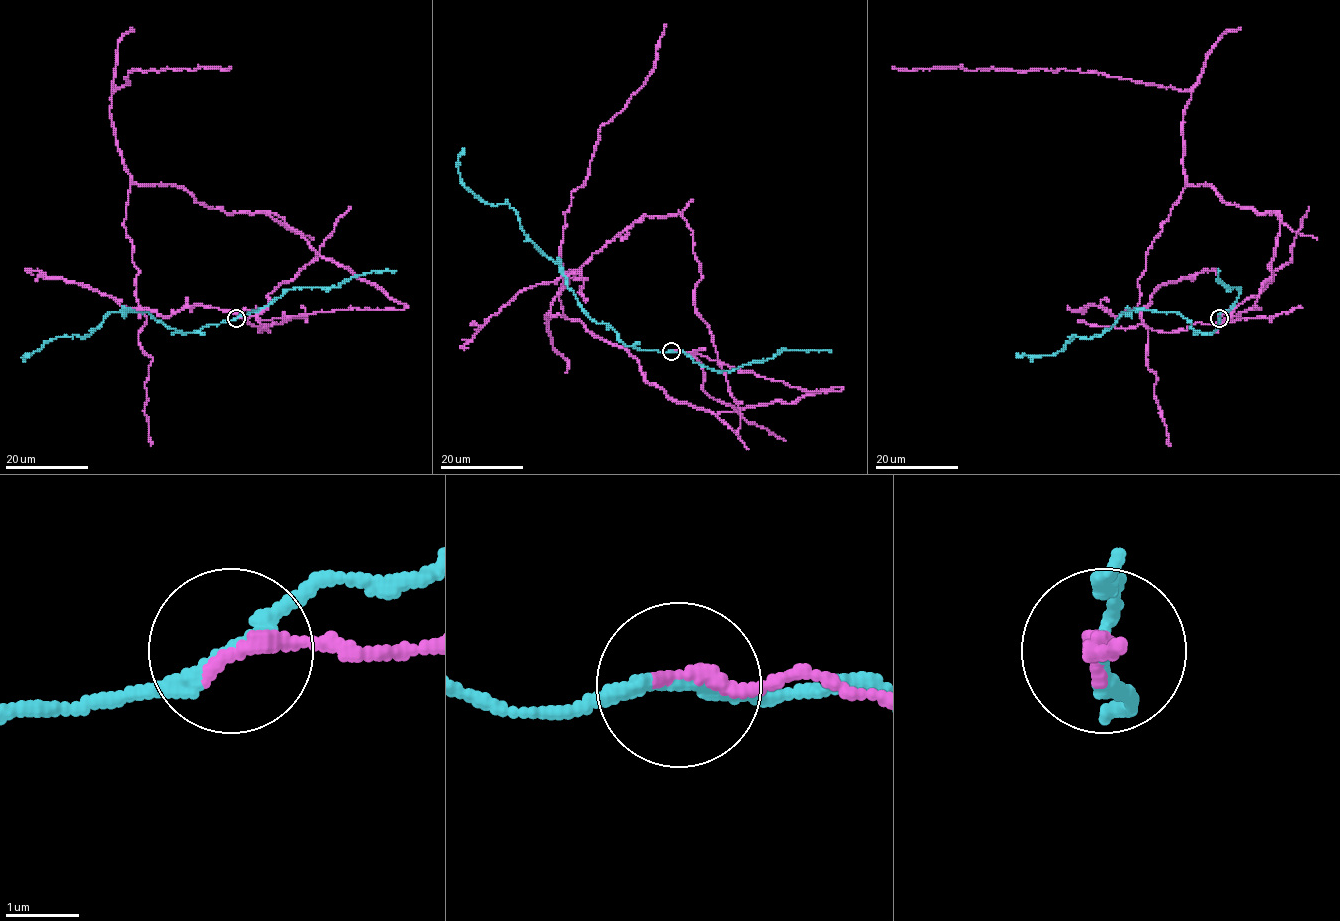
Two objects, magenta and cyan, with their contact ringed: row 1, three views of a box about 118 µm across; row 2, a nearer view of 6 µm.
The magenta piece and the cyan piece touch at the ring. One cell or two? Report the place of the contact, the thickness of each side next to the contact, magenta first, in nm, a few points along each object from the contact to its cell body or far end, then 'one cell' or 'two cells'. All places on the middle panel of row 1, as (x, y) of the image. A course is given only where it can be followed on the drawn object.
place (671, 351); calibres 240 and 190 nm; course magenta (672, 350), (842, 388), (711, 413), (580, 322), (546, 324), (572, 193), (665, 24); course cyan (672, 351), (624, 345), (592, 320), (517, 212), (465, 185), (457, 167), (465, 147); two cells

